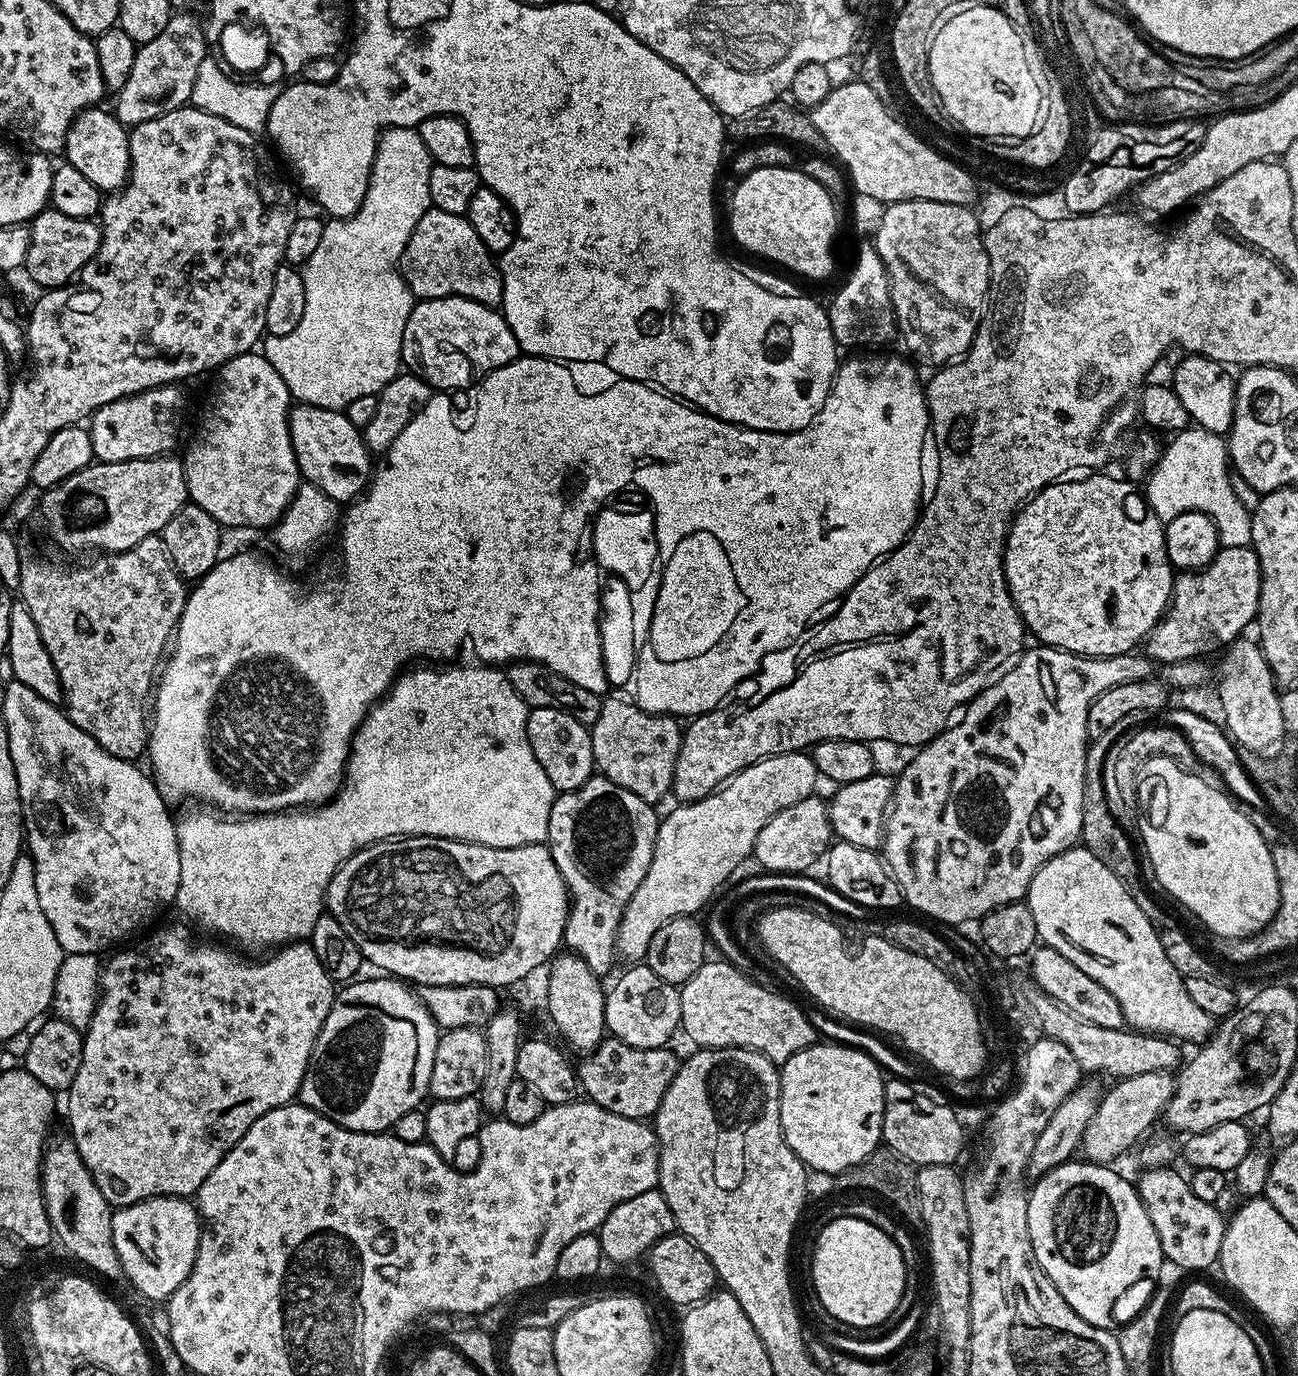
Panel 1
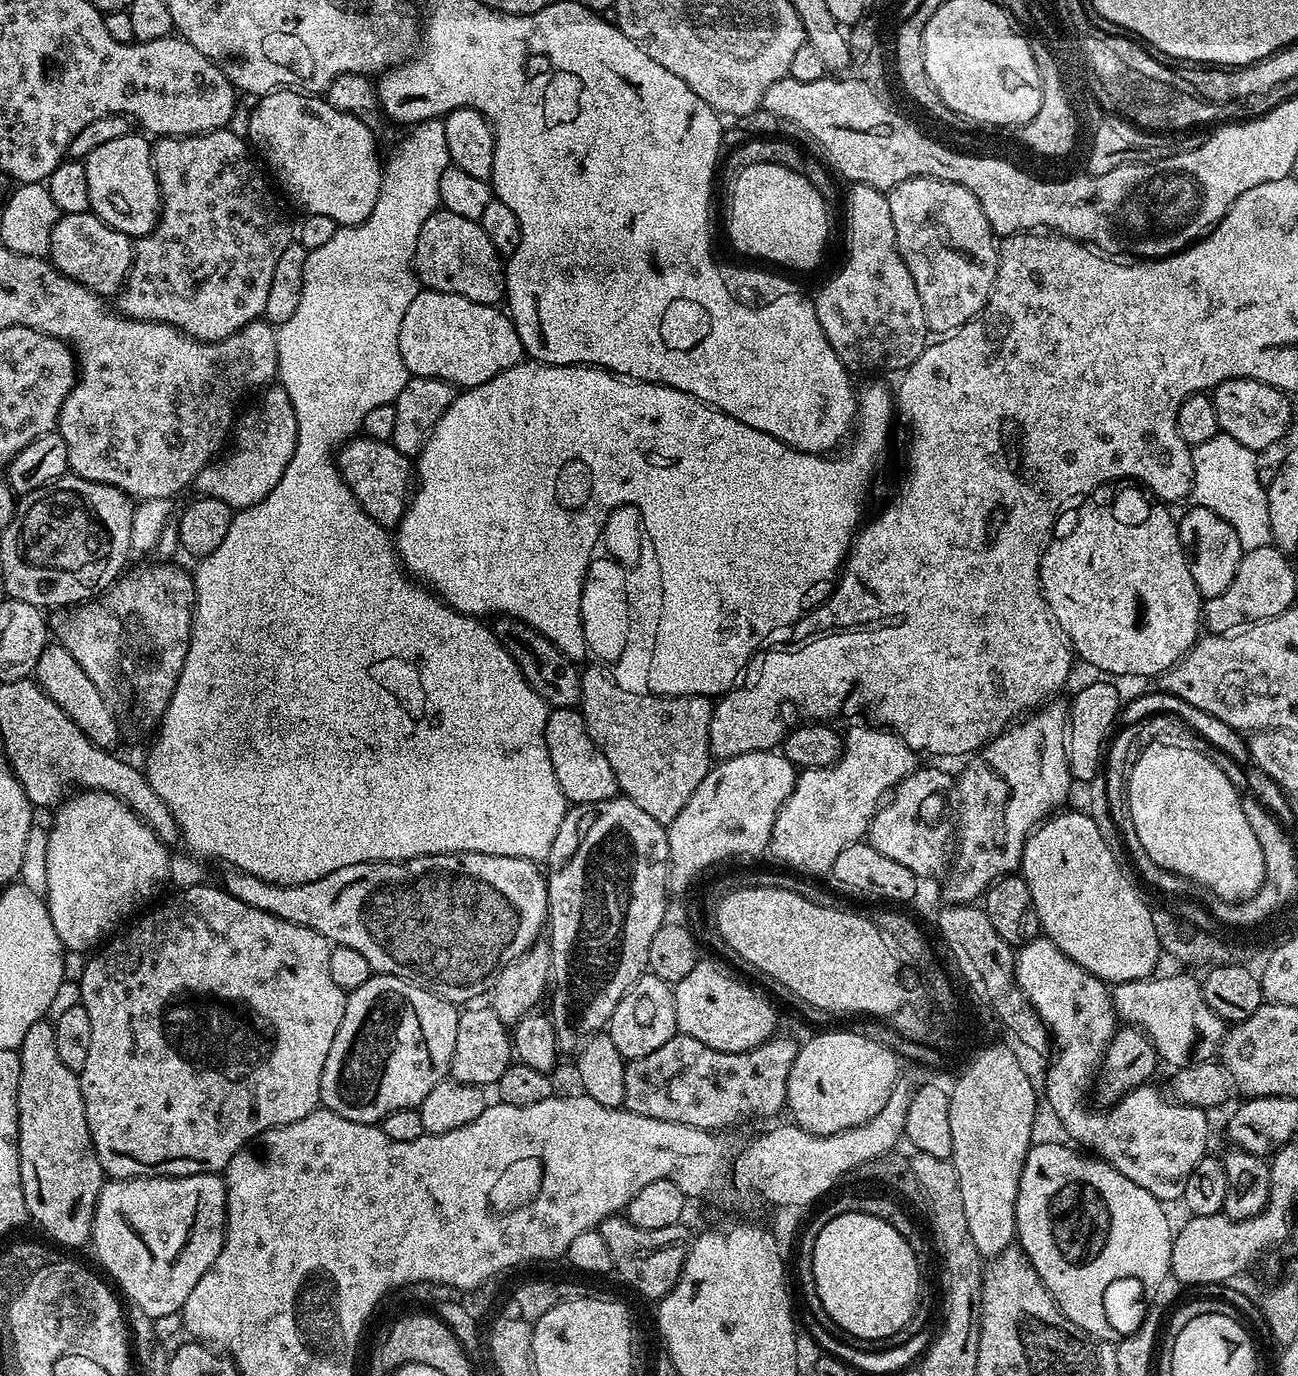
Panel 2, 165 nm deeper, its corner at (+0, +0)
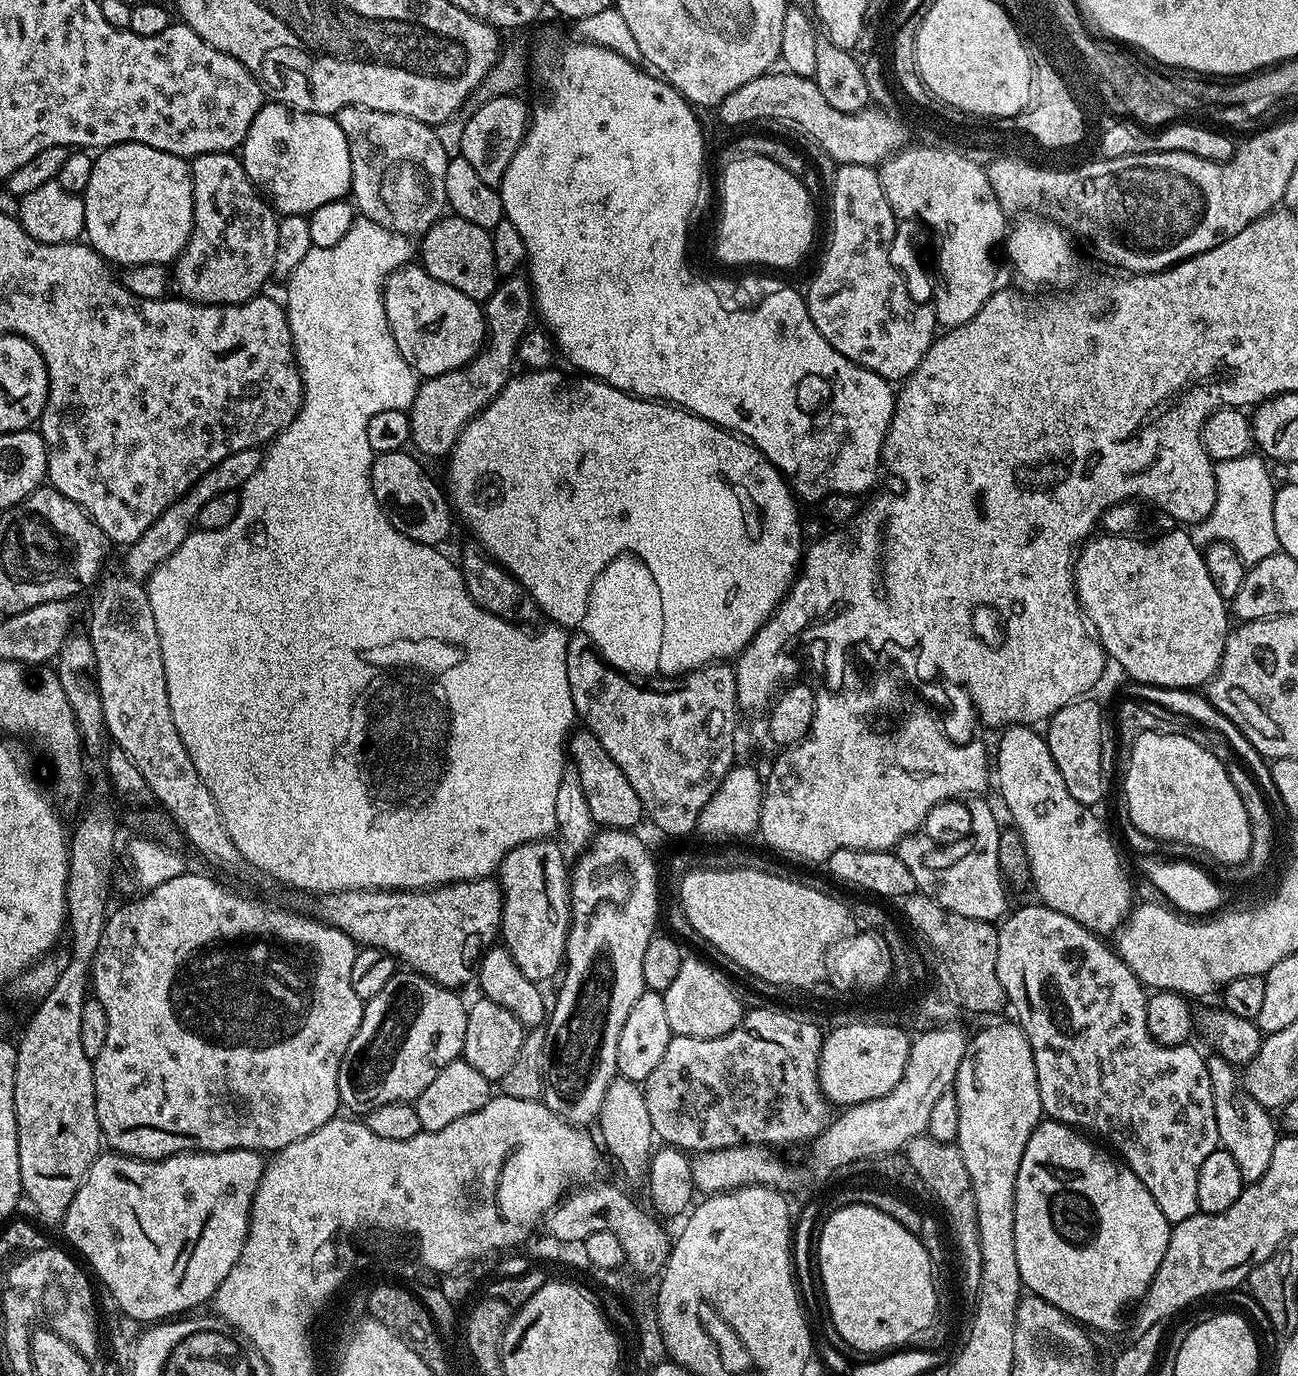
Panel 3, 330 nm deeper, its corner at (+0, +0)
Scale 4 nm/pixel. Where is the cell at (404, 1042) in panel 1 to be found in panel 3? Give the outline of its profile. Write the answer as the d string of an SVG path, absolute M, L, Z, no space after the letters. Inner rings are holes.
M398 970L386 982L386 986L364 1006L358 1034L350 1038L346 1054L342 1054L342 1066L338 1066L338 1094L341 1105L352 1114L367 1114L386 1102L414 1102L438 1078L438 1070L450 1062L461 1059L466 1038L468 1010L455 991L434 983L427 976L411 970Z

